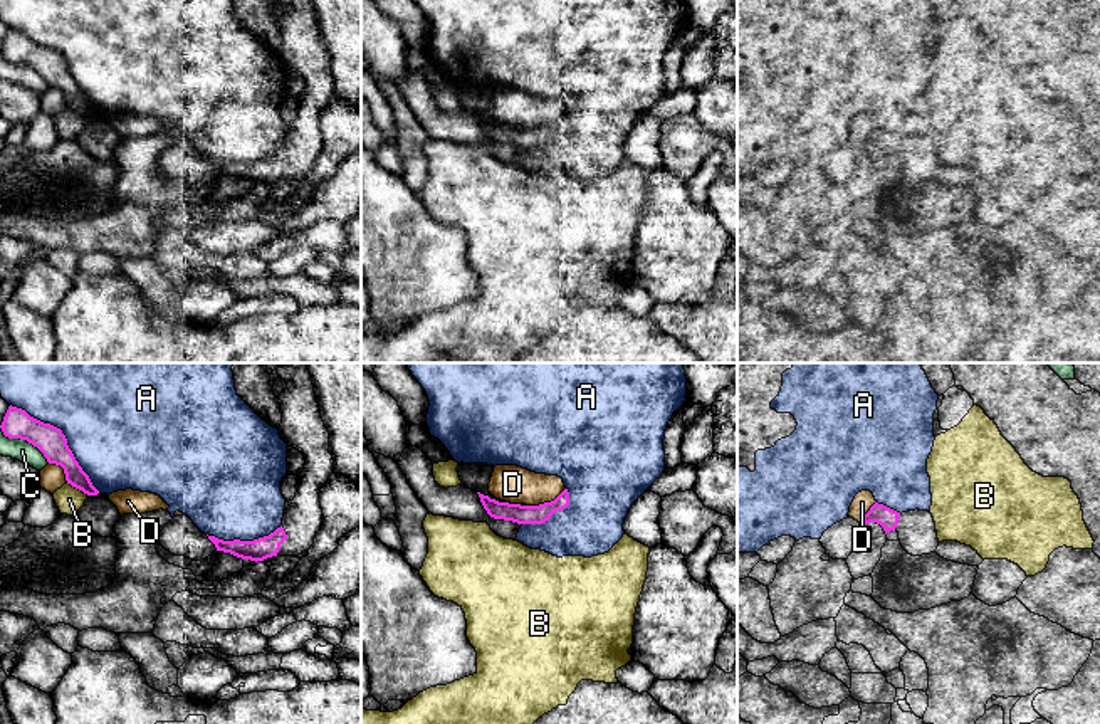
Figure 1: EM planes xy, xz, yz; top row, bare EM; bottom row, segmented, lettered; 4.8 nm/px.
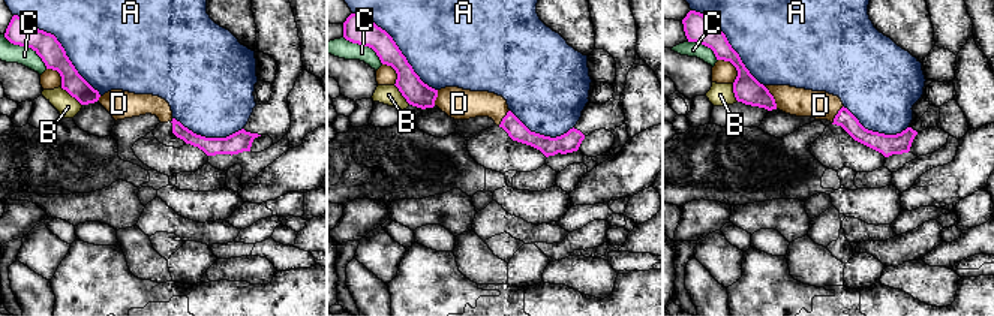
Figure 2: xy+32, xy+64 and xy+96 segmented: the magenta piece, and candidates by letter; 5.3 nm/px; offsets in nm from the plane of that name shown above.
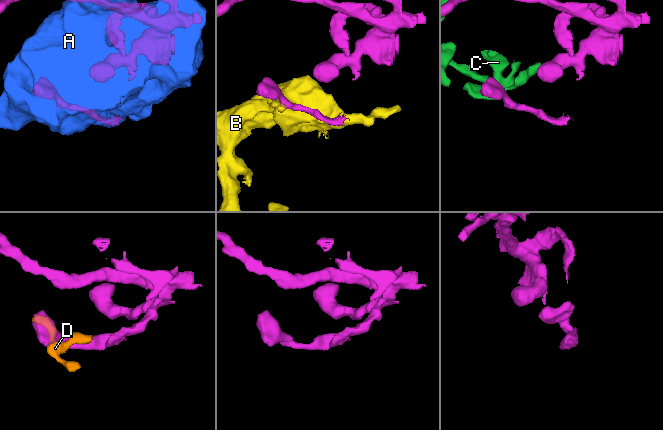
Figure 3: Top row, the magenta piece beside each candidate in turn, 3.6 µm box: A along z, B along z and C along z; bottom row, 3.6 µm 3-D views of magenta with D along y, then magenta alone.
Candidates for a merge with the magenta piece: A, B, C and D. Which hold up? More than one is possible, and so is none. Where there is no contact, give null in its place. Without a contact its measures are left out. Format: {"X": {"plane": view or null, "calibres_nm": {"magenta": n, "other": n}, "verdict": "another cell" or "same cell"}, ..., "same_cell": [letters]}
{"A": {"plane": "xy", "calibres_nm": {"magenta": 140, "other": 480}, "verdict": "another cell"}, "B": {"plane": "xy", "calibres_nm": {"magenta": 140, "other": 130}, "verdict": "another cell"}, "C": {"plane": "xy", "calibres_nm": {"magenta": 140, "other": 100}, "verdict": "another cell"}, "D": {"plane": "xz", "calibres_nm": {"magenta": 100, "other": 180}, "verdict": "same cell"}, "same_cell": ["D"]}

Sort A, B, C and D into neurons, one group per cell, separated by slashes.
A / B / C / D

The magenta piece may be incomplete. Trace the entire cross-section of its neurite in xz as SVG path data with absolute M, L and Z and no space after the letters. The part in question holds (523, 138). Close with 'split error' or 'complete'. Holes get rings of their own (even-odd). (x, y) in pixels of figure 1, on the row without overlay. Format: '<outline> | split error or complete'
M495 89L489 106L489 116L494 119L492 123L477 116L487 138L494 143L517 148L542 148L554 136L569 129L569 116L561 101L536 97L517 89Z | split error

